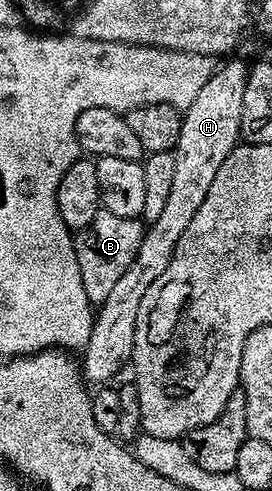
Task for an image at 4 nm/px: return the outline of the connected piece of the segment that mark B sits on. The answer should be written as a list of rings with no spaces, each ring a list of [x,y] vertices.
[[[100,208],[98,215],[90,219],[85,229],[75,234],[74,244],[78,271],[82,271],[82,287],[86,287],[86,299],[90,299],[93,306],[98,307],[110,295],[114,283],[122,279],[126,267],[134,263],[134,255],[138,255],[138,247],[144,238],[146,225],[143,220],[135,217],[114,215],[110,211]]]

